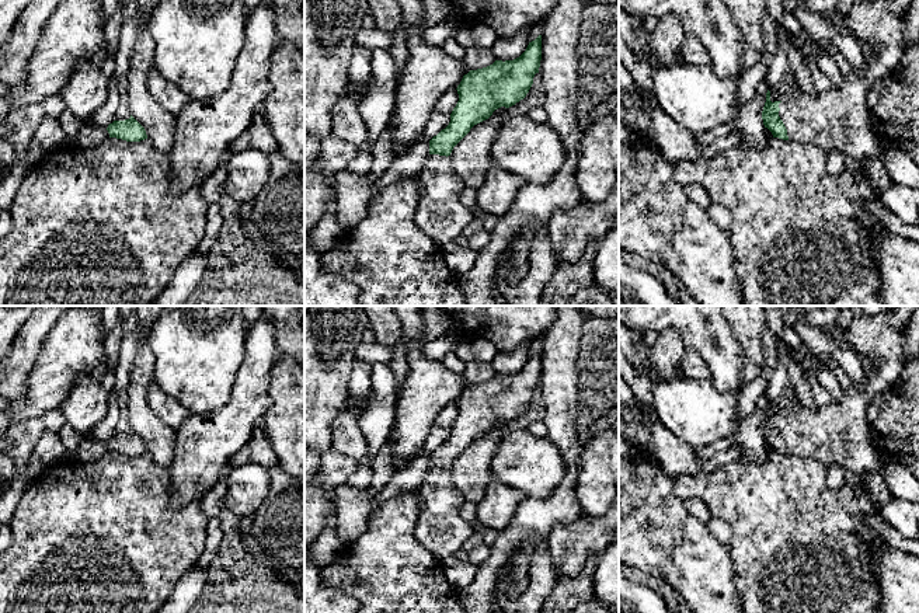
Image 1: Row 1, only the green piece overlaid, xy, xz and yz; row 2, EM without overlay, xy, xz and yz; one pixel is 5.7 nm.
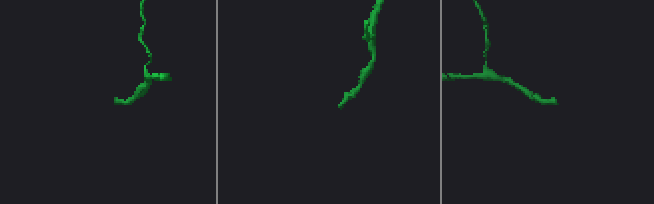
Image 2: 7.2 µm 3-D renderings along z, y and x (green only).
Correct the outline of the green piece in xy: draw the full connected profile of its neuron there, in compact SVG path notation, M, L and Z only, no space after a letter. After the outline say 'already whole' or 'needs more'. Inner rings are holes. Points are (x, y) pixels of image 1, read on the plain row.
M126 396L119 397L121 418L115 433L107 440L109 452L122 453L126 456L140 456L147 453L145 442L130 429L128 421Z | needs more

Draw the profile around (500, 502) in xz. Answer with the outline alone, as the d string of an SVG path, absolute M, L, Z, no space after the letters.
M491 476L485 494L477 504L477 520L485 527L502 532L525 498L522 491L512 490Z

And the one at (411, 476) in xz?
M417 456L400 471L394 473L389 483L373 497L369 516L391 497L414 491L425 478L429 469L429 456Z

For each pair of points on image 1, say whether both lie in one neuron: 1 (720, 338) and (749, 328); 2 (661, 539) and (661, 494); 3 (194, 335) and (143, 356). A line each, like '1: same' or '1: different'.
1: different
2: same
3: different

